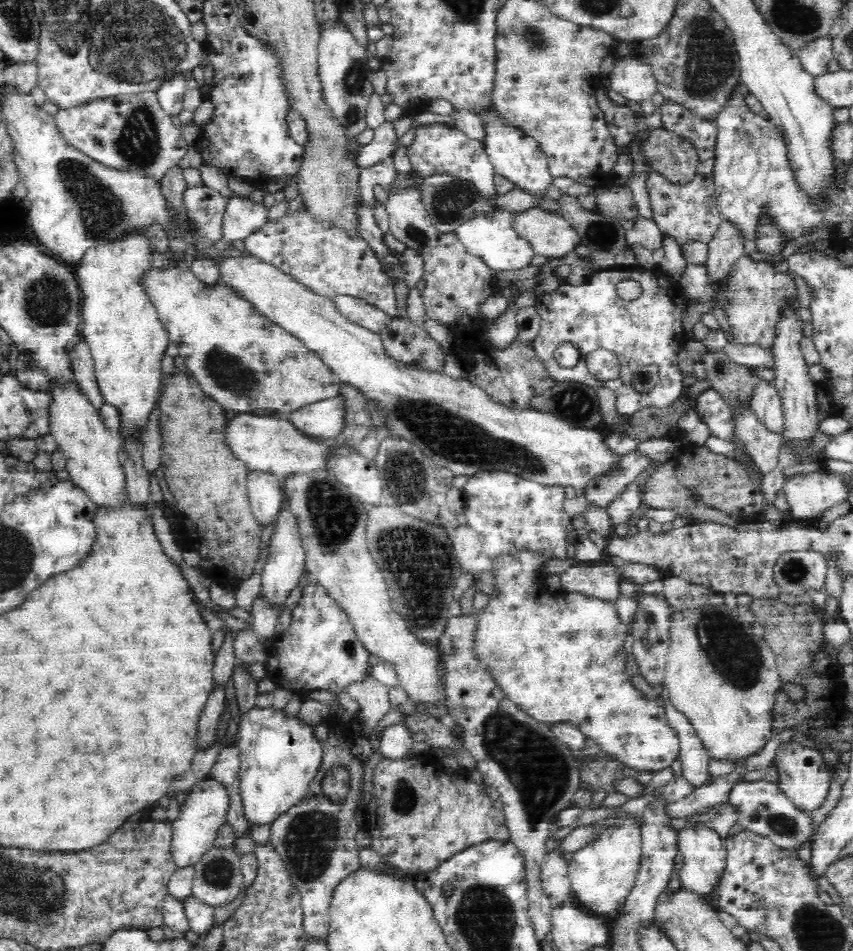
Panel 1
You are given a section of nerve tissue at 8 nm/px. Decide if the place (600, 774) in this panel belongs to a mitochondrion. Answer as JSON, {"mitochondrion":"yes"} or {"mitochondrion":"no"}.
{"mitochondrion":"yes"}

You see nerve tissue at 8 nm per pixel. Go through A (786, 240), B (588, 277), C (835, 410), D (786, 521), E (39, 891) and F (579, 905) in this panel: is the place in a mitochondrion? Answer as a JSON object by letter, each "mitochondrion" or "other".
{"A":"other","B":"other","C":"other","D":"other","E":"mitochondrion","F":"other"}

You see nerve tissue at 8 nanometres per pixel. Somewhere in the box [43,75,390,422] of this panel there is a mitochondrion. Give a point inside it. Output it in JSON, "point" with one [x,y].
{"point":[102,211]}

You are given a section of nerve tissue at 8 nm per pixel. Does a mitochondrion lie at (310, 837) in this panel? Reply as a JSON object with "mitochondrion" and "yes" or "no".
{"mitochondrion":"yes"}

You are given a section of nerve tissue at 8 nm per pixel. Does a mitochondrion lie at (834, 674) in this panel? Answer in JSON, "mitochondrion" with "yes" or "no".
{"mitochondrion":"no"}

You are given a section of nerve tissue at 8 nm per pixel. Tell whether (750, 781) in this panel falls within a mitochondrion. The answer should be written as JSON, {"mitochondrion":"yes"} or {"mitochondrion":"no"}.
{"mitochondrion":"no"}

